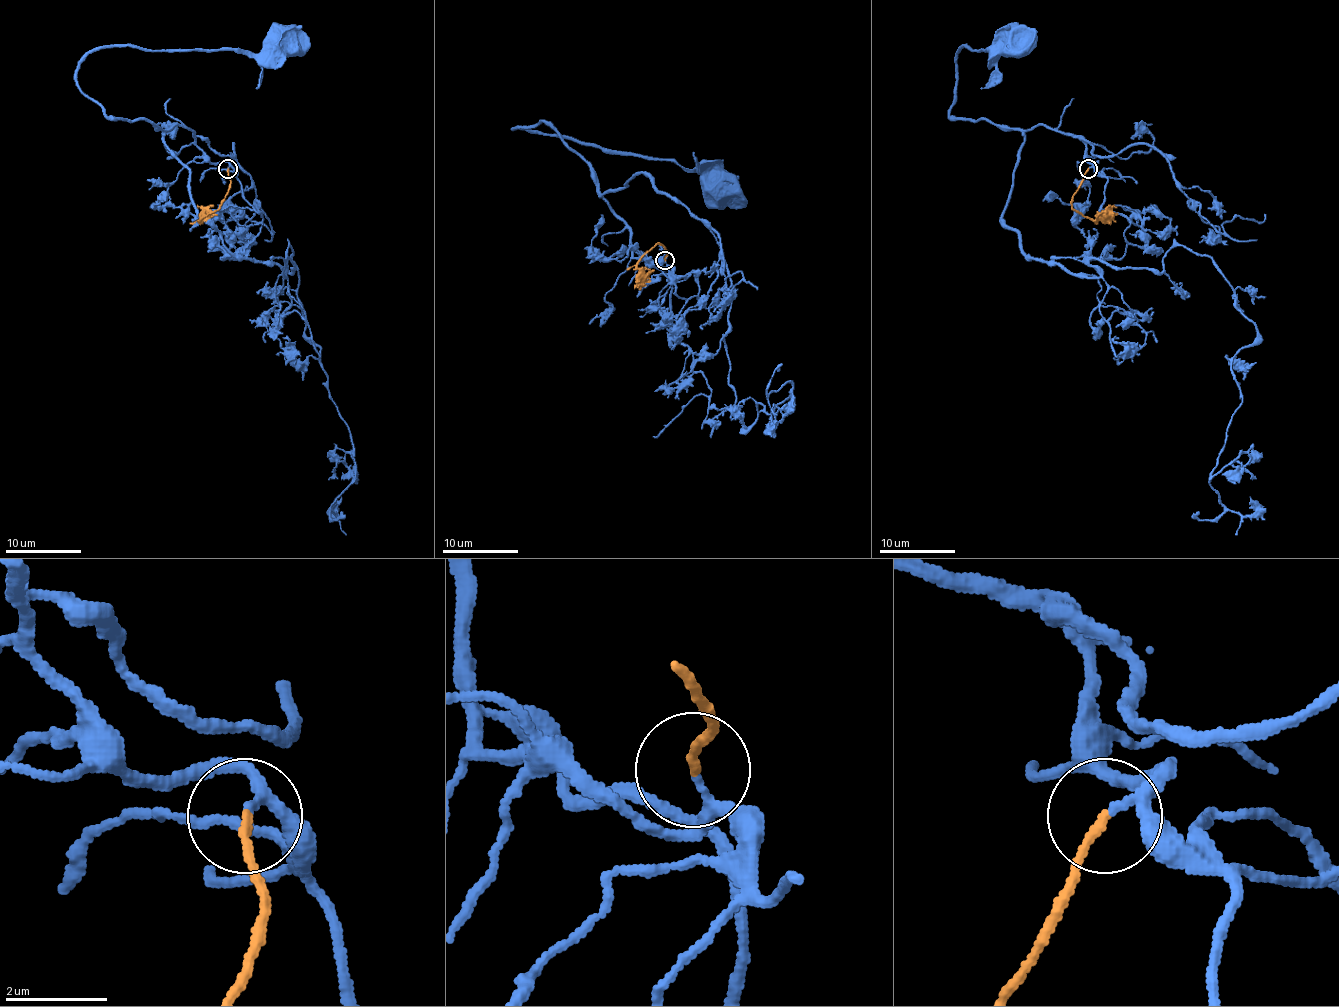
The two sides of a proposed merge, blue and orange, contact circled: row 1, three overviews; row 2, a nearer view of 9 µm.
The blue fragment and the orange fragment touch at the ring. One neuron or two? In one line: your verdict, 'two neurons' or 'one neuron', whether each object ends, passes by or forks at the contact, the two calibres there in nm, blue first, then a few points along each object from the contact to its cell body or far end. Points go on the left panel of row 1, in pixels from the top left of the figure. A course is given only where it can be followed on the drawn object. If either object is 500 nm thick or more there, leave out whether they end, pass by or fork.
one neuron | blue passes by | orange ends | 160/160 nm | blue via (228, 168), (180, 124), (110, 119), (76, 68), (127, 45), (258, 54), (279, 41) | orange via (228, 168), (230, 187), (218, 208), (199, 219), (198, 206)

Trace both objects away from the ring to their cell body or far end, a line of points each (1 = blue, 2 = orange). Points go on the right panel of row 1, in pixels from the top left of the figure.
1: (1089, 168), (1097, 162), (1078, 138), (1042, 124), (953, 119), (964, 45), (998, 54), (1014, 41)
2: (1088, 168), (1072, 196), (1072, 208), (1093, 219), (1116, 206)

